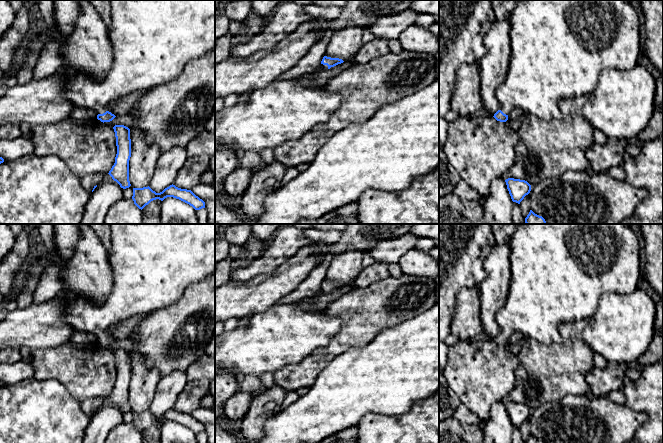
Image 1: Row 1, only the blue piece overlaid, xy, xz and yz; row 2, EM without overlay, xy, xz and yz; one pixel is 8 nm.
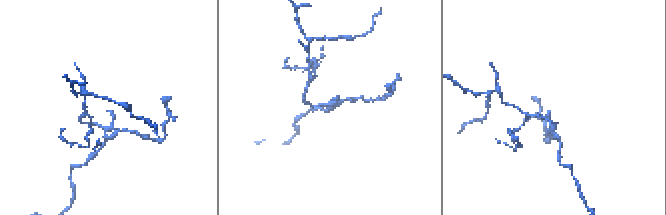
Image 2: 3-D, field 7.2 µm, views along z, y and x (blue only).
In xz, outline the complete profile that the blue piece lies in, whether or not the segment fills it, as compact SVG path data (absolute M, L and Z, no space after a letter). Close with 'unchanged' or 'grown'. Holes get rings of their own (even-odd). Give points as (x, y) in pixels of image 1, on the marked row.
M324 56L321 65L312 73L293 79L275 80L262 89L256 89L243 103L224 107L215 112L215 143L217 149L236 149L260 154L264 149L278 146L302 138L319 123L326 122L340 106L343 97L340 93L328 92L325 86L305 86L304 79L312 80L320 70L327 70L344 61Z; grown

